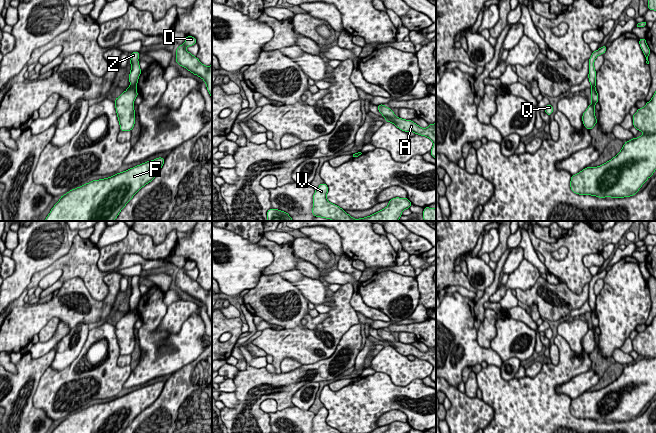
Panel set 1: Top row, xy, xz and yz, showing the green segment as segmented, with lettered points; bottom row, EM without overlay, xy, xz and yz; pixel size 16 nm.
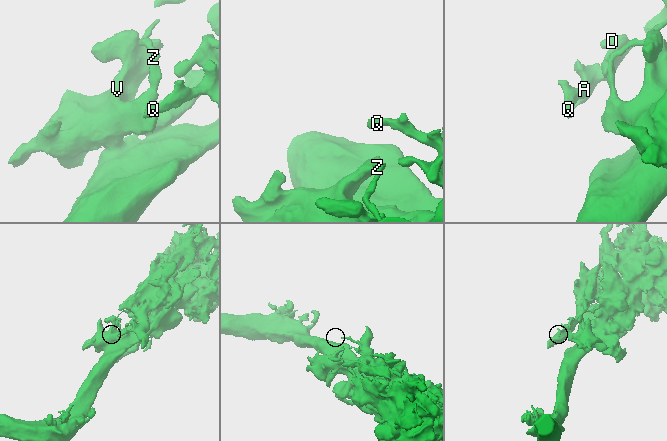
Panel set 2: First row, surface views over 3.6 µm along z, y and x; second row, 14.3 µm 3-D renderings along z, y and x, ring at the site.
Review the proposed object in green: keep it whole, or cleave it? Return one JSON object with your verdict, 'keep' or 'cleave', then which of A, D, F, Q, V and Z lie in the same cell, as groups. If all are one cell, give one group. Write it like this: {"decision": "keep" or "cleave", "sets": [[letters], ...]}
{"decision": "cleave", "sets": [["A", "D", "F", "Q", "V"], ["Z"]]}

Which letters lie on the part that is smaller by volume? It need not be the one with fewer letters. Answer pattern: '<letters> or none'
Z

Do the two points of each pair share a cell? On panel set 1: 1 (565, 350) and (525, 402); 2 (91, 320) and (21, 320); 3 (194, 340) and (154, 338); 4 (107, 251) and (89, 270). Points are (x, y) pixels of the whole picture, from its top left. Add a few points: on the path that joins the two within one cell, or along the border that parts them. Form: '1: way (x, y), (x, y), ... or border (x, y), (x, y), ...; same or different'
1: way (564, 363), (538, 389); same
2: way (74, 312), (43, 312), (38, 315); same
3: way (184, 340), (164, 340); same
4: border (98, 249), (101, 270), (121, 263); different

